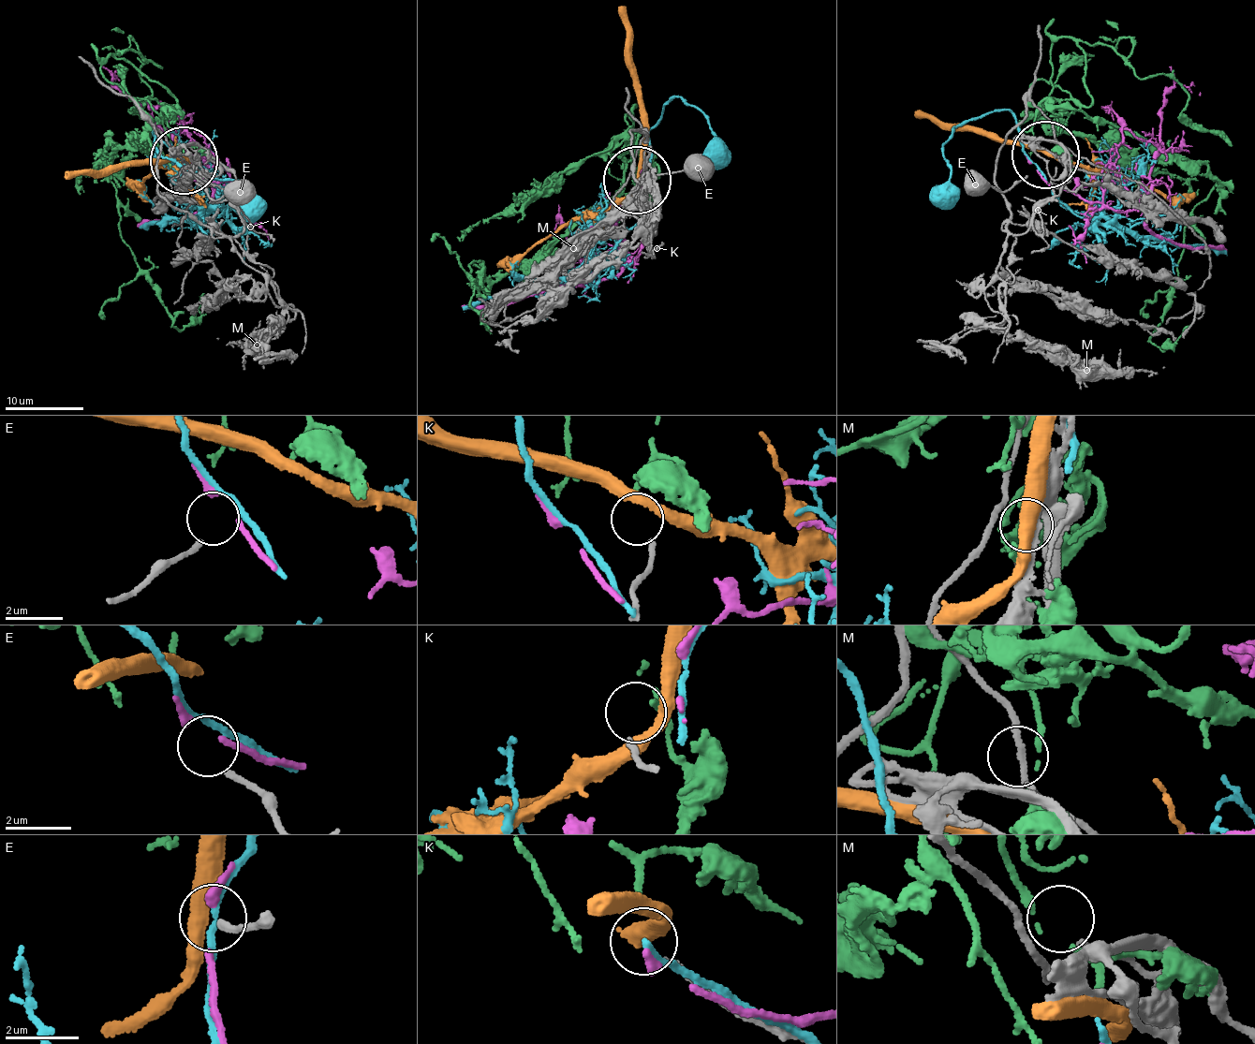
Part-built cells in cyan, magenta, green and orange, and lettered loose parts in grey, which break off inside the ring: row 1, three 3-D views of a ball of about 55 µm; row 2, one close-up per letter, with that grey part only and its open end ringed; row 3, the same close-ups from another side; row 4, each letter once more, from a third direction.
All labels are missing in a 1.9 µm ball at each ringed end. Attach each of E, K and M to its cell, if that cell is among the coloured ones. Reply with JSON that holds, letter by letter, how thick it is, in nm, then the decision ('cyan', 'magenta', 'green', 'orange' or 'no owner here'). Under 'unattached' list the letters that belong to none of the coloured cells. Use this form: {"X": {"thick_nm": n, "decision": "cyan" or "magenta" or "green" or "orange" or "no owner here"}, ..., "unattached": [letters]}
{"E": {"thick_nm": 180, "decision": "magenta"}, "K": {"thick_nm": 180, "decision": "green"}, "M": {"thick_nm": 120, "decision": "no owner here"}, "unattached": ["M"]}

